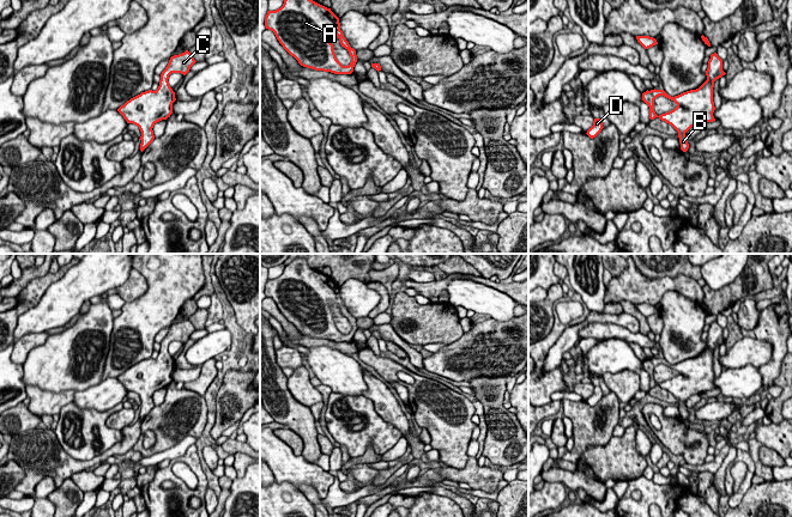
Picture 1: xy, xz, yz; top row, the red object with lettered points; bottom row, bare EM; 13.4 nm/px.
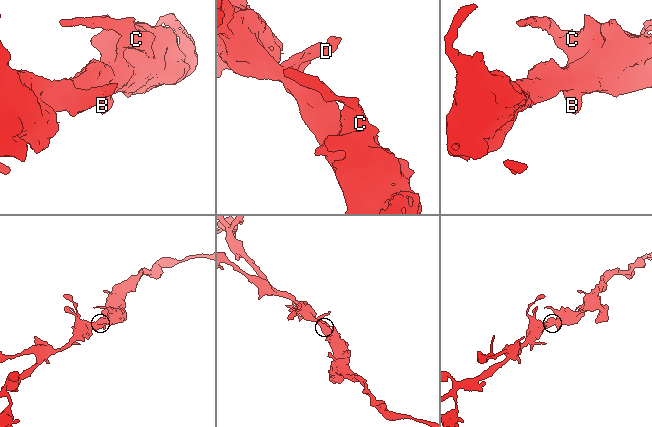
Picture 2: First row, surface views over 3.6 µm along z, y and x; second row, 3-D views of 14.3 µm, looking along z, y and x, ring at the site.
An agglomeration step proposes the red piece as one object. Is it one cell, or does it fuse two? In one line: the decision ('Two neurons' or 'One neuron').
One neuron

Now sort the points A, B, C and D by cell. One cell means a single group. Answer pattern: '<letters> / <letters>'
A B C D

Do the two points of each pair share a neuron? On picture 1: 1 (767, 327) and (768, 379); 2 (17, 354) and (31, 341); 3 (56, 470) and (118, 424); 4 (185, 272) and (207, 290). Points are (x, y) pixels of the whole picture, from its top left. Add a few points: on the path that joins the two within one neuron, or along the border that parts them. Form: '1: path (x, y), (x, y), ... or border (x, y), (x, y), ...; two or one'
1: path (777, 340), (777, 360), (773, 366); one
2: path (20, 351), (28, 344); one
3: border (131, 423), (120, 430); two
4: border (203, 266), (204, 285), (192, 297); two

